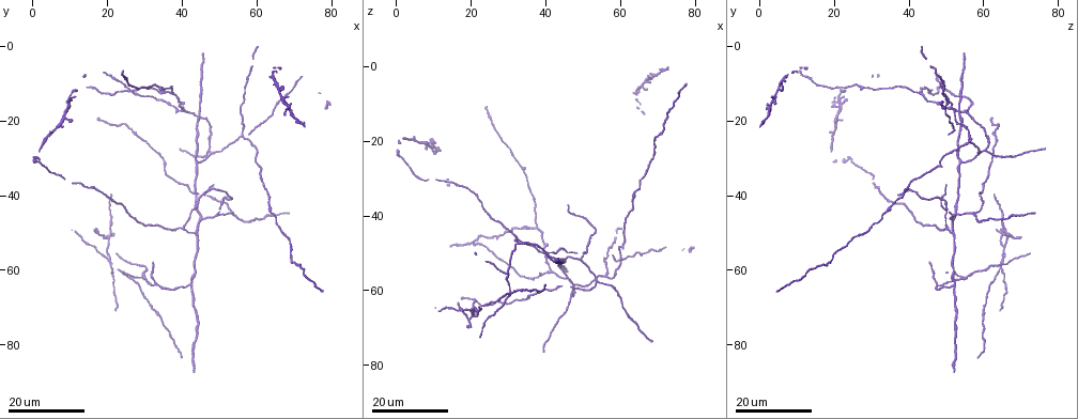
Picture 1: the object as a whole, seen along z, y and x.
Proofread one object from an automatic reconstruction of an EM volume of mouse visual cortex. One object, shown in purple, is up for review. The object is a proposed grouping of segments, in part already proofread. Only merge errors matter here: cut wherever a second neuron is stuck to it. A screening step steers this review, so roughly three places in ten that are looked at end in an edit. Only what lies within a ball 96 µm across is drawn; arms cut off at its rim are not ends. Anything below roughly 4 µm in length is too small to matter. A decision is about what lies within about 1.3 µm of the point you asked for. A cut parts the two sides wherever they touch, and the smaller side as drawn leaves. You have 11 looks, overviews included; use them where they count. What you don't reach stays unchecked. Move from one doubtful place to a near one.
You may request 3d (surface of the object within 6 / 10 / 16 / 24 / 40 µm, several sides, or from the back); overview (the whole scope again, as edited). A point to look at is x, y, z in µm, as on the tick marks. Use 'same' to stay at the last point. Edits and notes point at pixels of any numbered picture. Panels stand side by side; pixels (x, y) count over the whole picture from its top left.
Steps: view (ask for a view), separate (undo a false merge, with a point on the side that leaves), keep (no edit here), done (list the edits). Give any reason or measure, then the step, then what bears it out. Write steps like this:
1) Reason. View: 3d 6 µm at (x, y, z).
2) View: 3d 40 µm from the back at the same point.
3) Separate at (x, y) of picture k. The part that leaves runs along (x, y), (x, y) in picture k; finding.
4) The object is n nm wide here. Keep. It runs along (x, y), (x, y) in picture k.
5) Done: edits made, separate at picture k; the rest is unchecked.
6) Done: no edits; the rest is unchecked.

A fork. View: 3d 24 µm at (44.0, 31.0, 54.0).

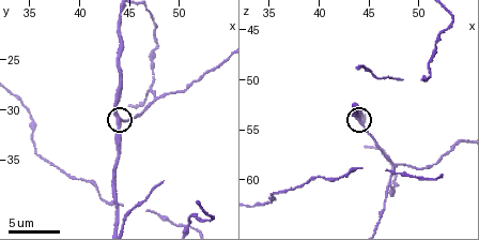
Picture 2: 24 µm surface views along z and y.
View: 3d 10 µm at (44.0, 30.8, 53.8).

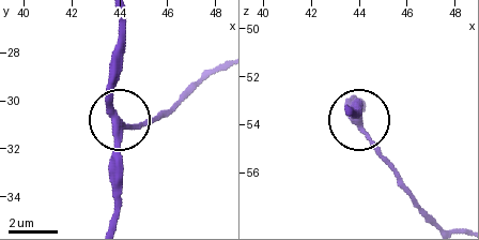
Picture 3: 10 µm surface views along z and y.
The object is 270 nm wide here. Keep. It runs along (117, 219), (111, 55) in picture 3; all the same neuron.

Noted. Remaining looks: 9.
Three-way junction. View: 3d 10 µm at (47.8, 28.8, 58.6).

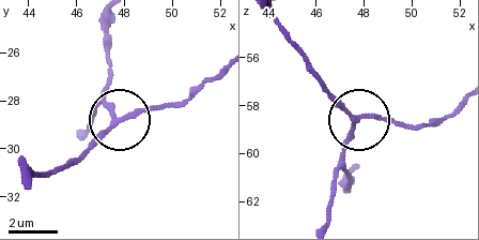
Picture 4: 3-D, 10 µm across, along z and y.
The object is 180 nm wide here. Keep. All the same neuron.

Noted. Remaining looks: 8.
Three-way junction. View: 3d 16 µm at (41.0, 17.0, 54.5).

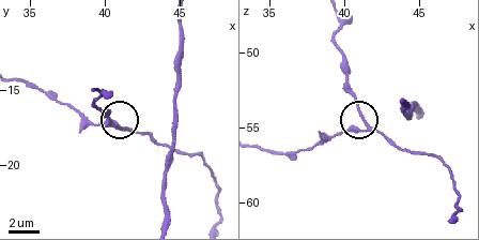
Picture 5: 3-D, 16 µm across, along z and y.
View: 3d 6 µm at (41.4, 17.4, 55.0).

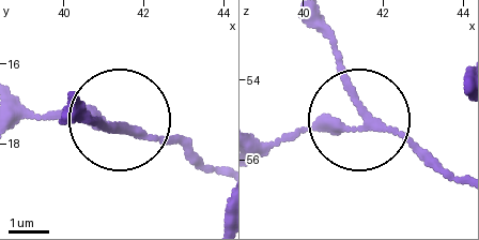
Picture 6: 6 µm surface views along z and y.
The object is 220 nm wide here. Keep. All the same neuron.

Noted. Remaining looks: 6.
Three arms meet. View: 3d 16 µm at (29.0, 61.5, 56.0).

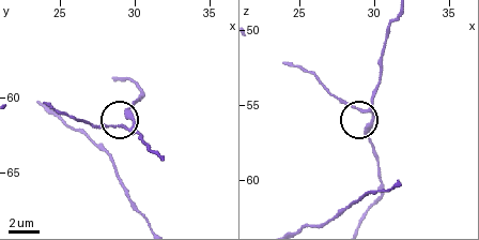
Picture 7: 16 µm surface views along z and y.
Closer look. View: 3d 10 µm at (29.8, 62.0, 55.4).

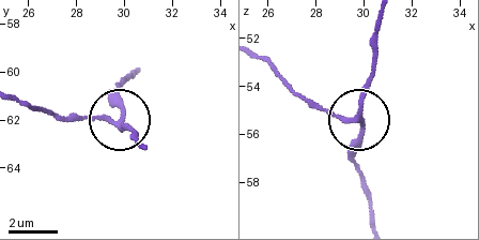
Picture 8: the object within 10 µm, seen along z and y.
Keep. It runs along (144, 146), (113, 121), (66, 121) in picture 8; all the same neuron.

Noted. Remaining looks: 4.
Two arms in line, one across. View: 3d 16 µm at (20.5, 56.5, 65.5).

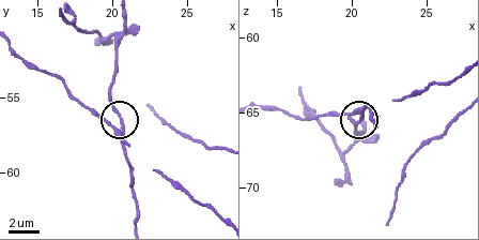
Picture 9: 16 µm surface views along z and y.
Closer look. View: 3d 6 µm at (20.6, 56.8, 65.4).

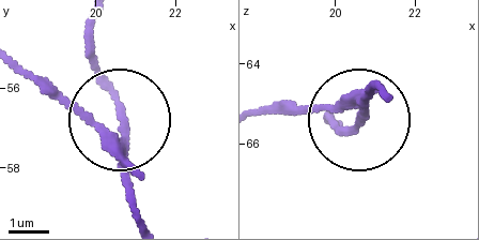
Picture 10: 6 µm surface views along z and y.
Separate at (117, 98) of picture 10. The part that leaves runs along (120, 153), (120, 116), (89, 24) in picture 10; two neurons meet here.

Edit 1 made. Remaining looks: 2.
Done: edits made, separate at picture 10; the rest is unchecked.

